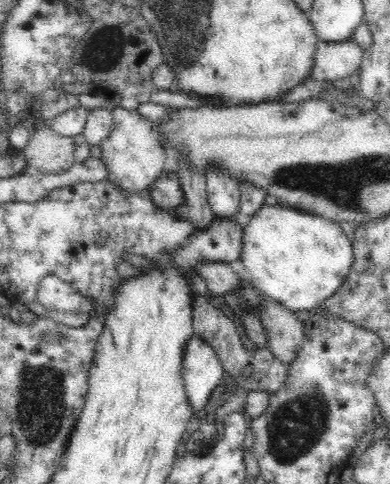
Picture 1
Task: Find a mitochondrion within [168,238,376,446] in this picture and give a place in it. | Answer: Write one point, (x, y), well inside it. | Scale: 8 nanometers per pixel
(241, 304)

